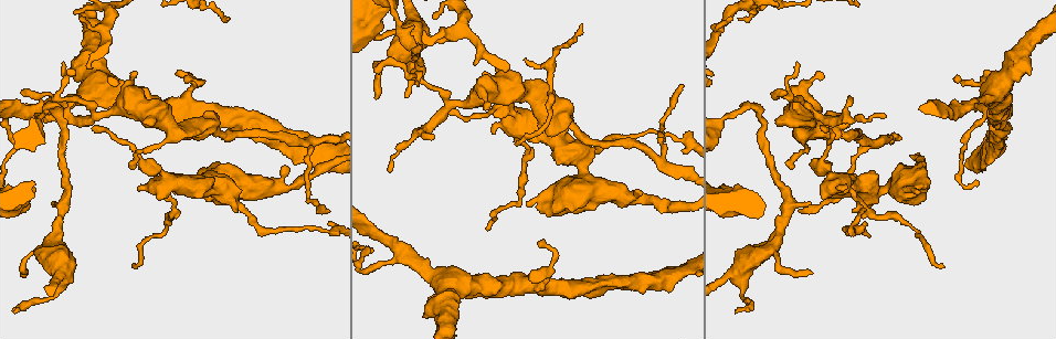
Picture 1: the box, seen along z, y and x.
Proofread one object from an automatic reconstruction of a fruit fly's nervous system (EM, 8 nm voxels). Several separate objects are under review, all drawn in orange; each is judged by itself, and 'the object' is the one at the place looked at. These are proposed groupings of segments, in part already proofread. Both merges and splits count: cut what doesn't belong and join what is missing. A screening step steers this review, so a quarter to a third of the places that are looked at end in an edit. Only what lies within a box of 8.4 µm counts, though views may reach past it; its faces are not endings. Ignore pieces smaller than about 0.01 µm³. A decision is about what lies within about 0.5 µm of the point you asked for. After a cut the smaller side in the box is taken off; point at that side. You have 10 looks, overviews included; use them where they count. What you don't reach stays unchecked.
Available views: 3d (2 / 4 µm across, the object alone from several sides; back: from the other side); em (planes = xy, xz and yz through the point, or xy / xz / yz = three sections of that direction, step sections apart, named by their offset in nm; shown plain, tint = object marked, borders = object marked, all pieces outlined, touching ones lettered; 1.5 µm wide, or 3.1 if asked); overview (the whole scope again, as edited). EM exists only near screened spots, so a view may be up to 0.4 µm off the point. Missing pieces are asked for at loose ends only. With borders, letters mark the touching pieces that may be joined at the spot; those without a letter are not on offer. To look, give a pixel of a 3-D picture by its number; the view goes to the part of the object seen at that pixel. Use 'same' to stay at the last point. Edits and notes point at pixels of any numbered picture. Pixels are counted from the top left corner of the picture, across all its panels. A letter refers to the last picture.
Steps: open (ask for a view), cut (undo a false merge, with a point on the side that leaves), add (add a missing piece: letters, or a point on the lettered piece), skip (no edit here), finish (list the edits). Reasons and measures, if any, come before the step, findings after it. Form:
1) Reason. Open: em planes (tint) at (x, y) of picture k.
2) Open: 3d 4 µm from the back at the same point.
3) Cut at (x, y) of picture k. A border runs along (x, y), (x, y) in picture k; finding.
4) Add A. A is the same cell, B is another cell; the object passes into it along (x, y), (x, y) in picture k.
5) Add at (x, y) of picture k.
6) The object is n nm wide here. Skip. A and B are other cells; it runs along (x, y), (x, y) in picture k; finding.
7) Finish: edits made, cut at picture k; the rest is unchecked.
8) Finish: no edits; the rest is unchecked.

Open: em yz step 4 (tint) at (448, 109) of picture 1.

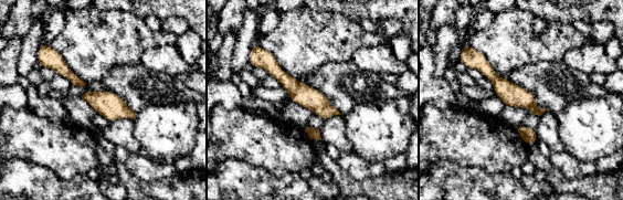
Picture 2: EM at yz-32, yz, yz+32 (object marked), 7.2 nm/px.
What lies round it. Open: em yz step 4 (borders) at the same point.

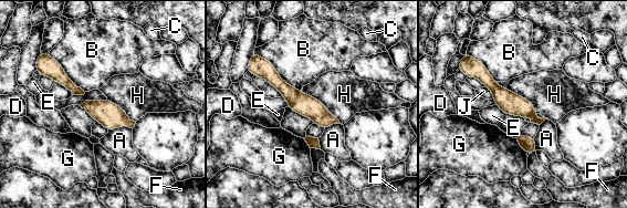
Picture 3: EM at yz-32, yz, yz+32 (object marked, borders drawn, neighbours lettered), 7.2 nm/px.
The longest contact is with B, 420 nm. Skip. A, B, C, D, E, F, G, H and J are other cells; all the same cell.

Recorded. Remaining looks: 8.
Free end. Open: em planes (tint) at (528, 203) of picture 1.

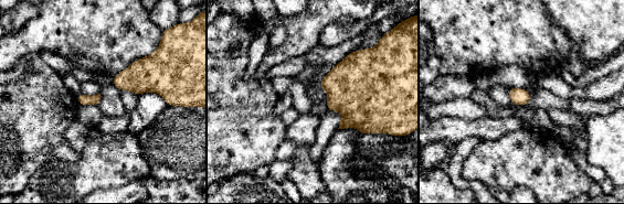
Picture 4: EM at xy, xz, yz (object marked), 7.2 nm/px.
Open: em planes (borders) at the same point.

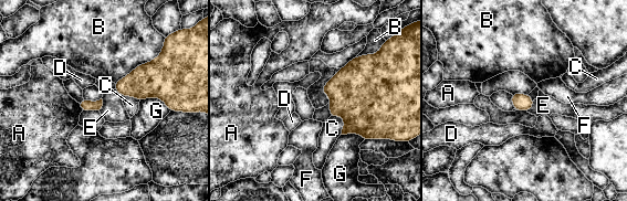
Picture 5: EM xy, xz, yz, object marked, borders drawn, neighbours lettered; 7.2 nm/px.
Skip. A, B, C, D, E, F and G are other cells; none of them fits.

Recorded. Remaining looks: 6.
Branch stops here. Open: em xz step 8 (borders) at (940, 265) of picture 1.

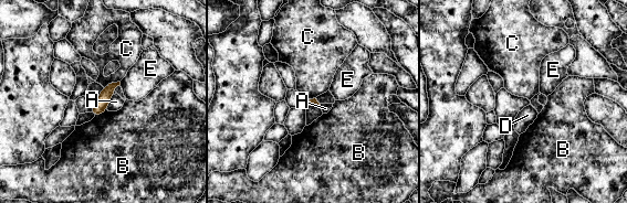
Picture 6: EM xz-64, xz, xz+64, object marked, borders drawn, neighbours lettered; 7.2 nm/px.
Skip. A, B, C, D and E are other cells; a border runs along (106, 109), (94, 117) in picture 6; no lettered piece goes on from it.

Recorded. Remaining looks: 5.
Branch stops here. Open: 3d 2 µm from the back at (285, 167) of picture 1.

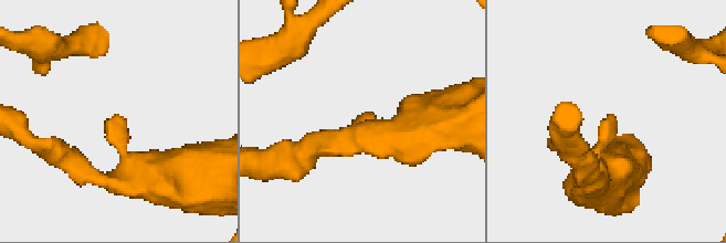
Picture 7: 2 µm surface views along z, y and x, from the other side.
Now the EM. Open: em planes (borders) at (612, 116) of picture 7.

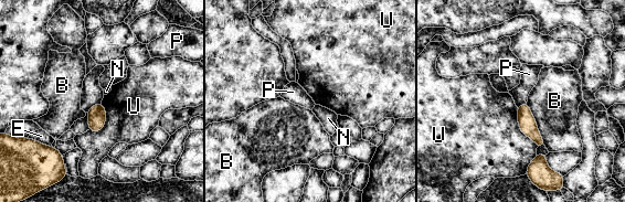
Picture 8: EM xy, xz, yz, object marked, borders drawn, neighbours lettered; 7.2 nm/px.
Skip. B, E, N, P and U are other cells; none of them fits.

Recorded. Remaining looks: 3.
Finish: no edits; the rest is unchecked.

